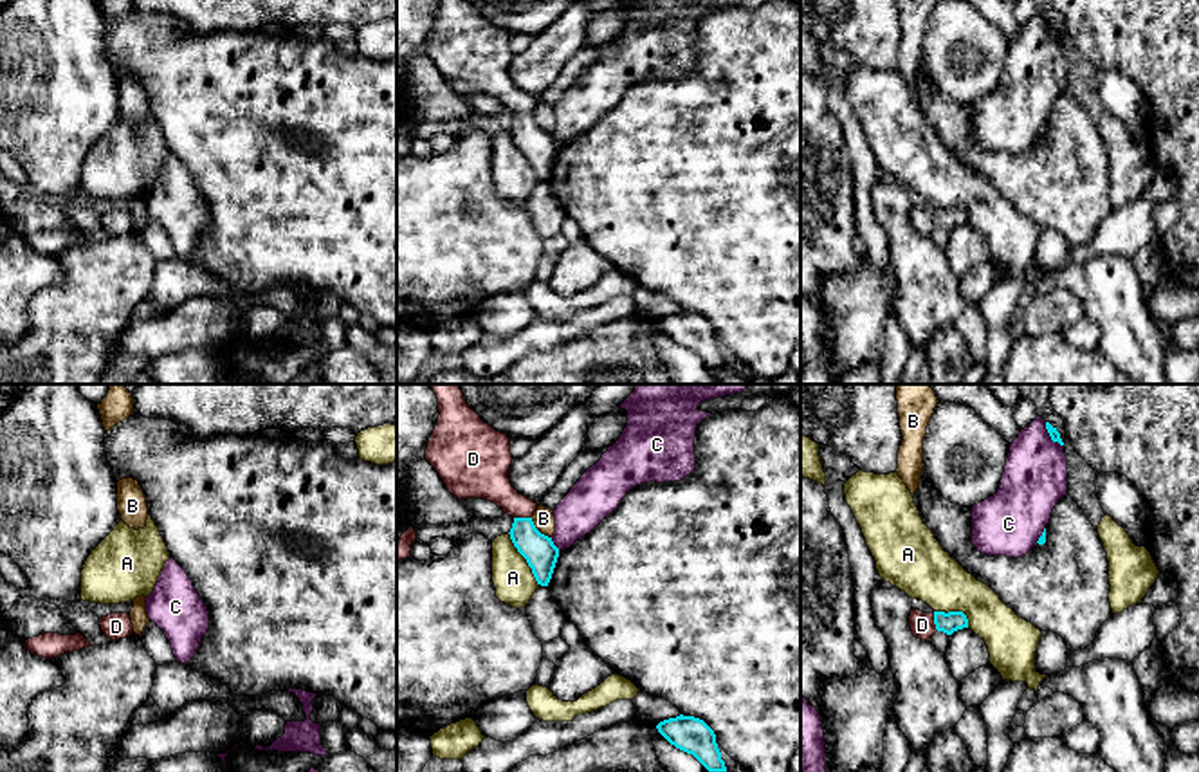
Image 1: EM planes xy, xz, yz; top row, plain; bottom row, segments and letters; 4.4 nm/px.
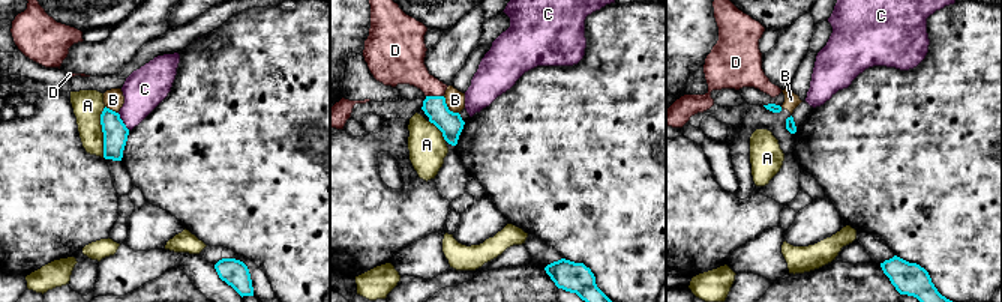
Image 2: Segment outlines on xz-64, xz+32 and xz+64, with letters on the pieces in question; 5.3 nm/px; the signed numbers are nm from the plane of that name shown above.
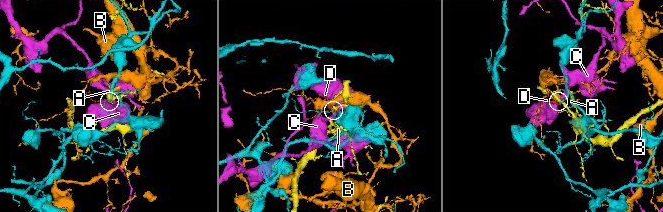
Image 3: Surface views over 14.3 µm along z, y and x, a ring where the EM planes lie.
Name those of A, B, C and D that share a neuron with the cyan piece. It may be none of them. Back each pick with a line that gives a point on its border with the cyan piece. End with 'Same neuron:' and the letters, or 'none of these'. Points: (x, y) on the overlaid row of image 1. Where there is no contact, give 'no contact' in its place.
D: contact xz (523, 518)
Same neuron: D

